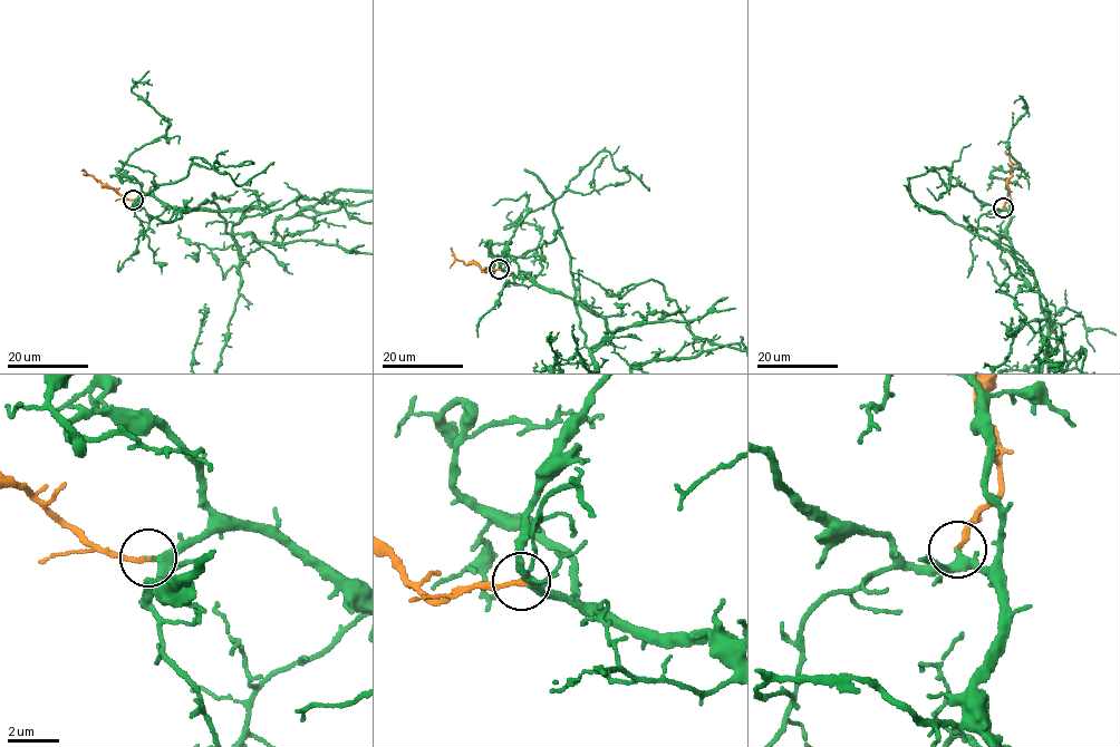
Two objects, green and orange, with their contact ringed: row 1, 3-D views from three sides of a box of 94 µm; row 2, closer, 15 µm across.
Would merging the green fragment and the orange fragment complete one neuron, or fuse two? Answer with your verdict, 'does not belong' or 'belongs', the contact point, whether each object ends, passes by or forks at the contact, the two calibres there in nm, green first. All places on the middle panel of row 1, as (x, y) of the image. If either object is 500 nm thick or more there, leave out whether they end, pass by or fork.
belongs; place (499, 269); green forks; orange ends; calibres 200 and 170 nm

